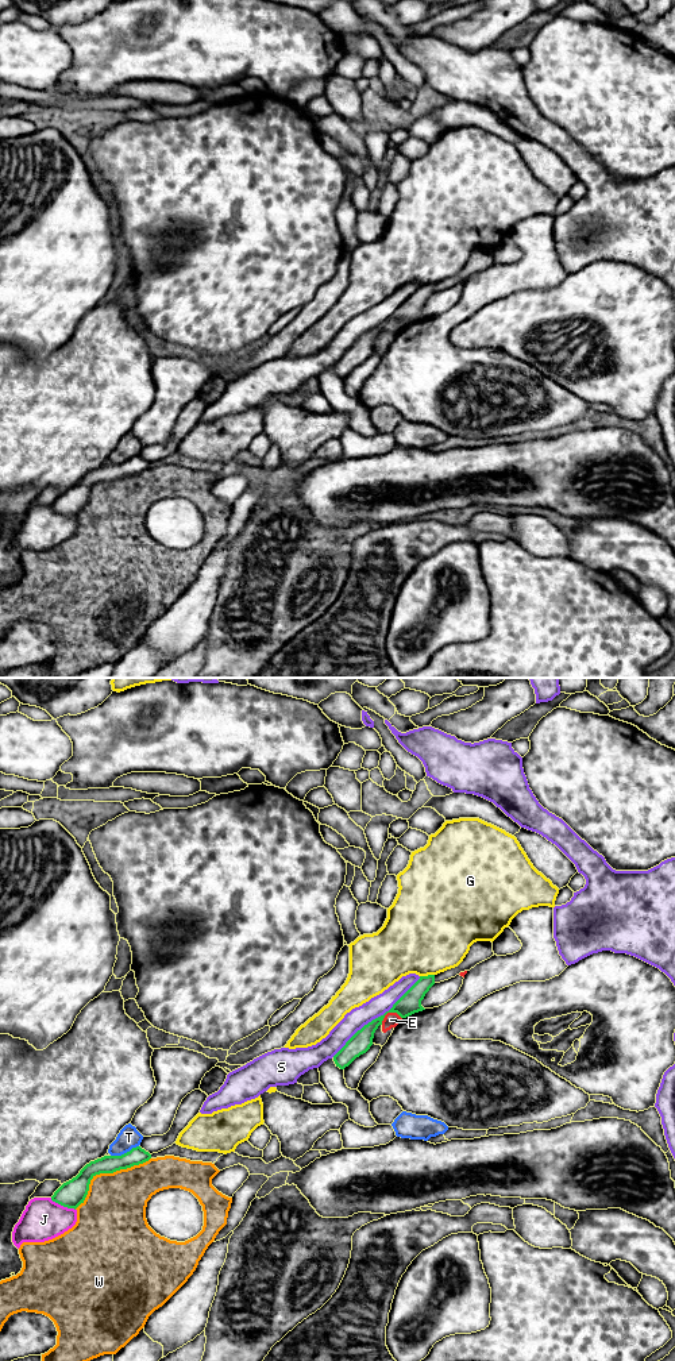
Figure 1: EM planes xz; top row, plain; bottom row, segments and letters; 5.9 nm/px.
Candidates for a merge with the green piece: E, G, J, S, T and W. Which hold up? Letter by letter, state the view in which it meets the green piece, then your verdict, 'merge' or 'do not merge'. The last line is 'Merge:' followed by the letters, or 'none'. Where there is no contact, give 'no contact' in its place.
E: xz | do not merge
G: xz | do not merge
J: xz | do not merge
S: xz | do not merge
T: xz | do not merge
W: xz | do not merge
Merge: none

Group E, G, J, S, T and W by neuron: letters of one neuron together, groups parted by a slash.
E / G / J / S / T / W

